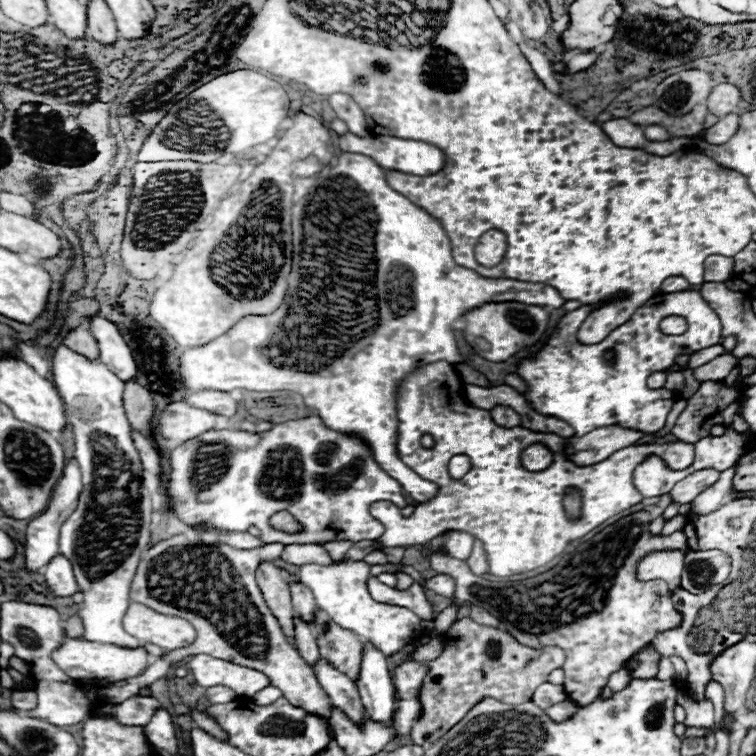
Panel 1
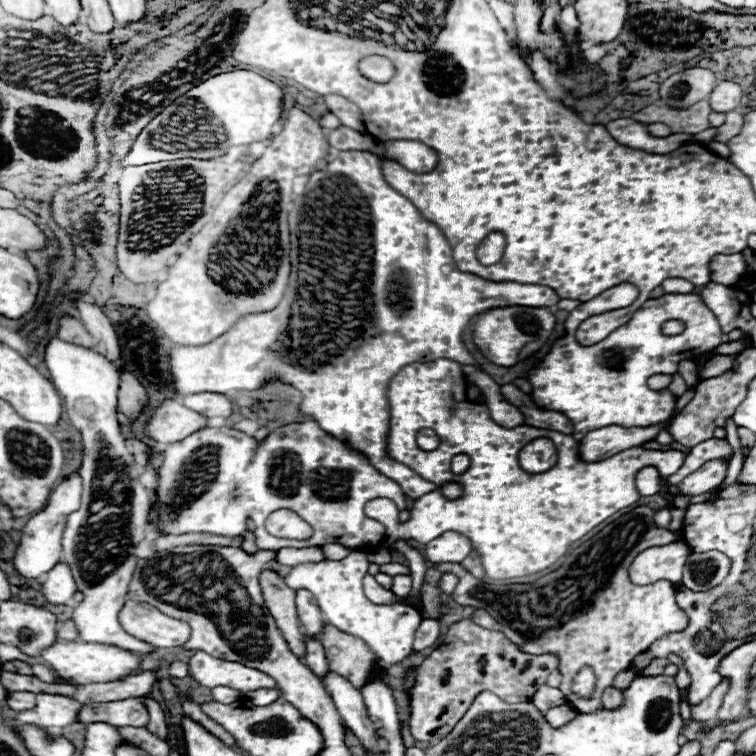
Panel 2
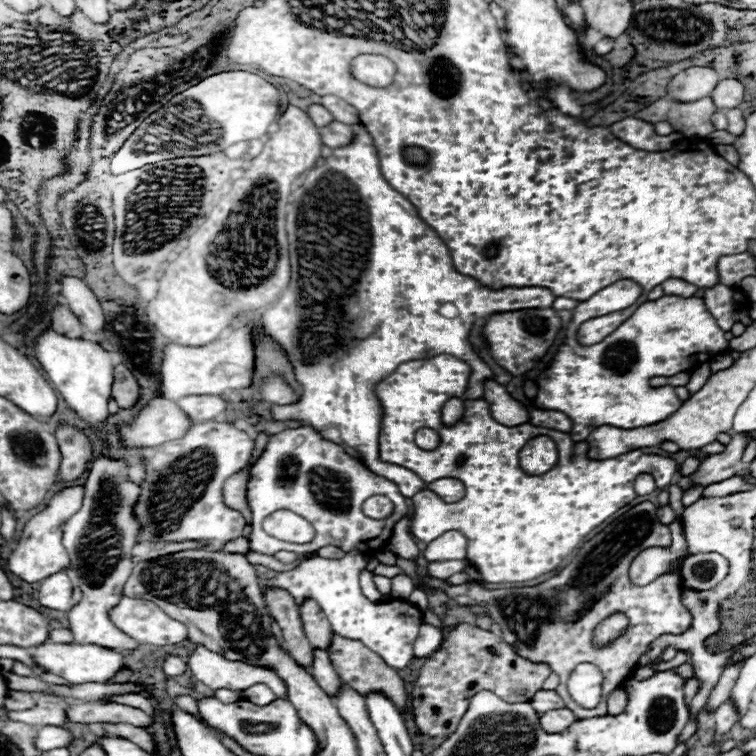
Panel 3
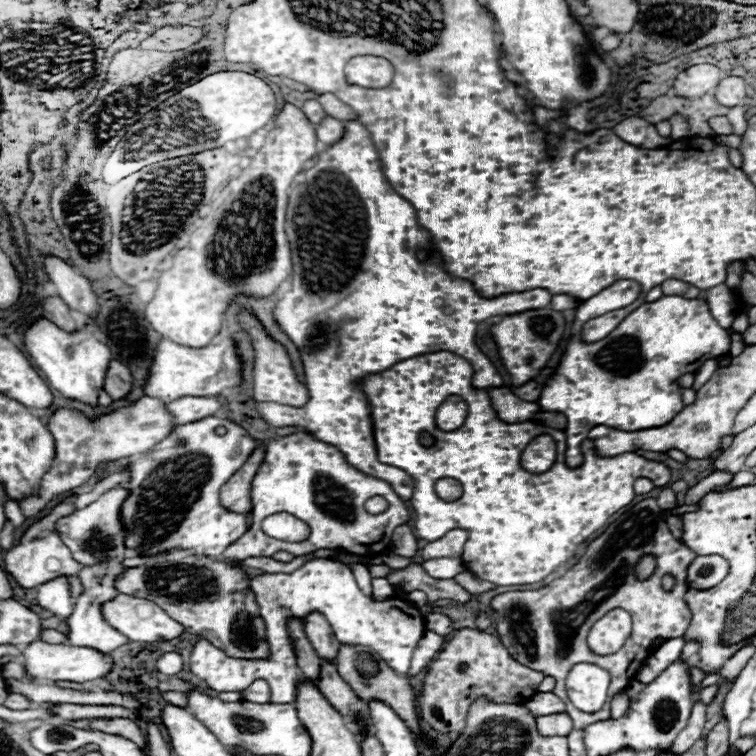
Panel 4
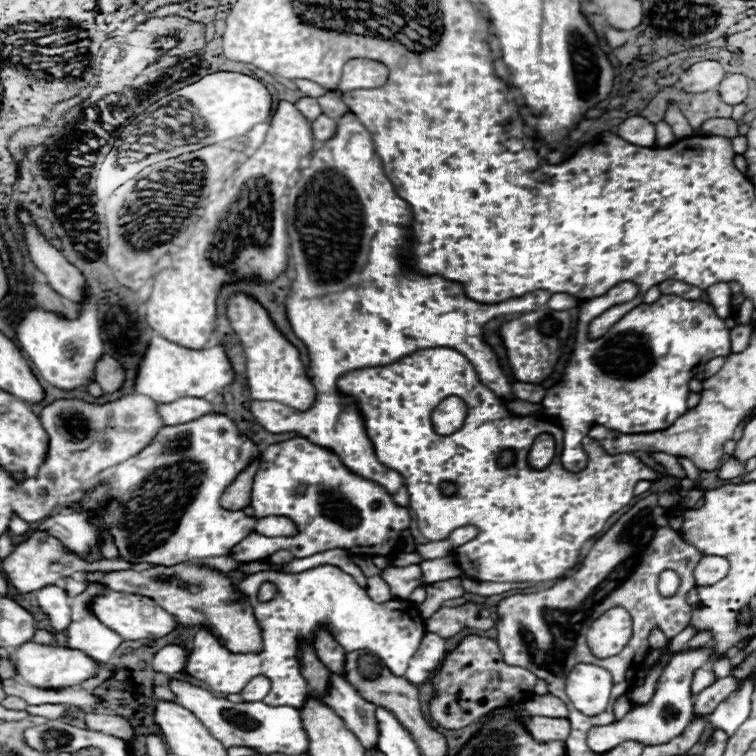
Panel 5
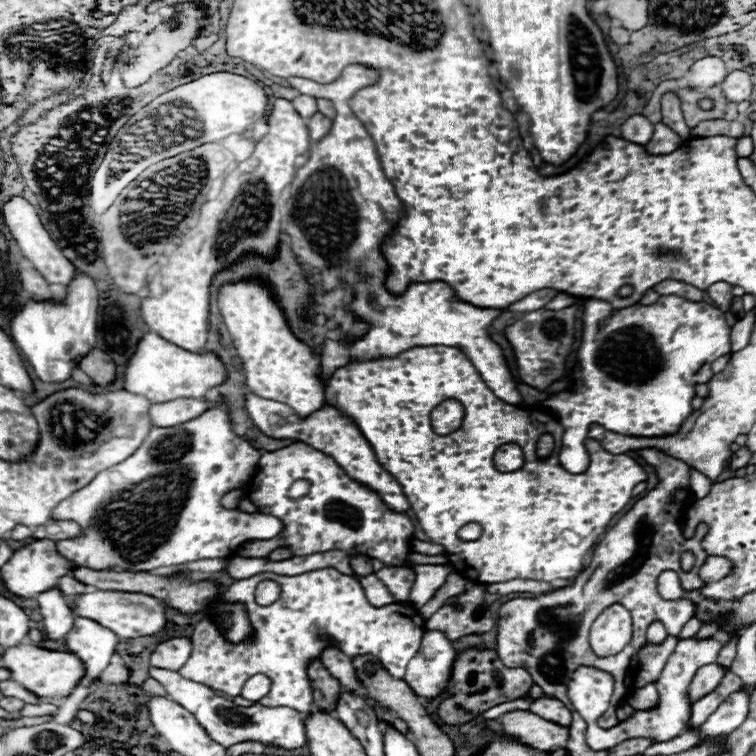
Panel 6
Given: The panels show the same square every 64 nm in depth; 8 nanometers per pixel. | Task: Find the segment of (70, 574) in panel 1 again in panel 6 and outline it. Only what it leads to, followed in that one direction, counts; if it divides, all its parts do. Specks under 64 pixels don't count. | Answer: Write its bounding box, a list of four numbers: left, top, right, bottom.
[36,588,74,640]

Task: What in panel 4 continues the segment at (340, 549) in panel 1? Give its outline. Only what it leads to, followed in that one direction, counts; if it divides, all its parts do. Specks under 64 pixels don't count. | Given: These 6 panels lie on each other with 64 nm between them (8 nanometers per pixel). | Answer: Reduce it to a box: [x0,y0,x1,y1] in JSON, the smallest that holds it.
[239,549,335,573]

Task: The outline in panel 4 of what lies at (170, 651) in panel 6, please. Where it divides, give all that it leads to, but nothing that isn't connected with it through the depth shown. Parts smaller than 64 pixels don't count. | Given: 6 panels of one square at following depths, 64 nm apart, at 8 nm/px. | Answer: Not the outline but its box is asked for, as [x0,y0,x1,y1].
[156,652,184,674]

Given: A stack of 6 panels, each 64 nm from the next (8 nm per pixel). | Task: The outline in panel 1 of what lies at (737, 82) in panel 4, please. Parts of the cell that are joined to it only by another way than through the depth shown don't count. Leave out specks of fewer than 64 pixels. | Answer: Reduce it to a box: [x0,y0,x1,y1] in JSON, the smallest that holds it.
[706,84,740,118]

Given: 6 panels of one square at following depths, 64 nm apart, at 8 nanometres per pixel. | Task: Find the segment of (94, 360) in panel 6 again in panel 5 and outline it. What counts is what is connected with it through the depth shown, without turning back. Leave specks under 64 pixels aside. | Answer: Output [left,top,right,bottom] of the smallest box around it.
[96,356,126,394]

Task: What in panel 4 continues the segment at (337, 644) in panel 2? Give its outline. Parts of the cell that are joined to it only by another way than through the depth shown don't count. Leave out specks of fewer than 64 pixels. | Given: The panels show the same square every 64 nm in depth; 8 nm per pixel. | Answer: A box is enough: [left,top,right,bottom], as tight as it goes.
[334,644,420,732]

